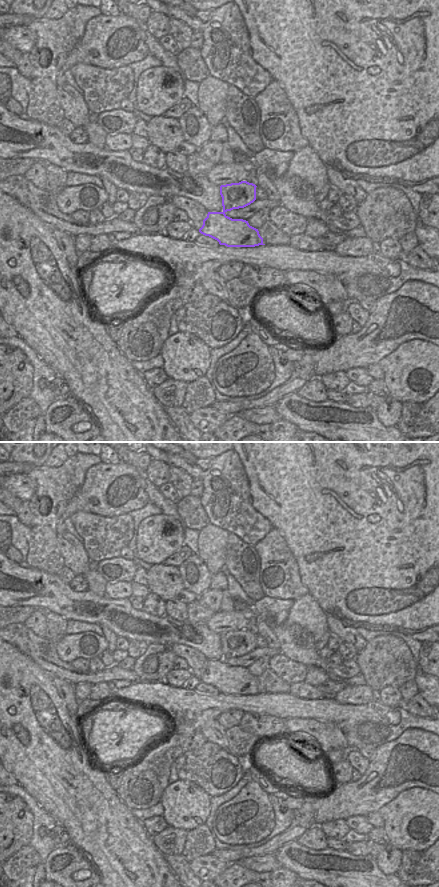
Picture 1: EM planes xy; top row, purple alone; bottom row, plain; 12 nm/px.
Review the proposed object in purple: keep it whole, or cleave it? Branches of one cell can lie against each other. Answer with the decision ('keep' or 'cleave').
cleave

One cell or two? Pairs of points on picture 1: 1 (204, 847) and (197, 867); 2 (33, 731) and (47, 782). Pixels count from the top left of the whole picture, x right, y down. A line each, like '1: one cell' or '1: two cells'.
1: two cells
2: one cell

